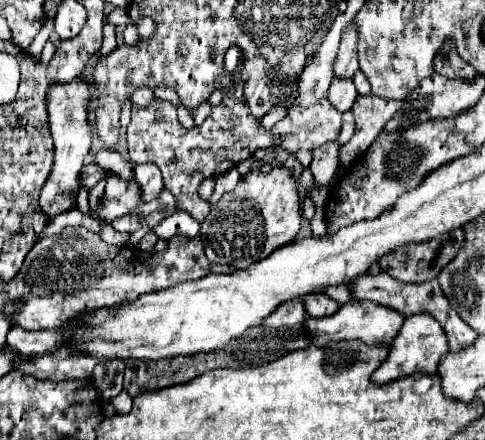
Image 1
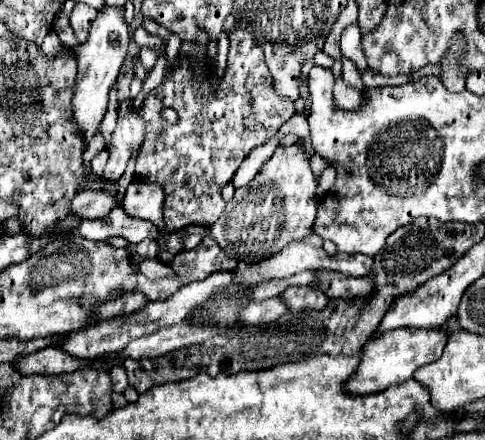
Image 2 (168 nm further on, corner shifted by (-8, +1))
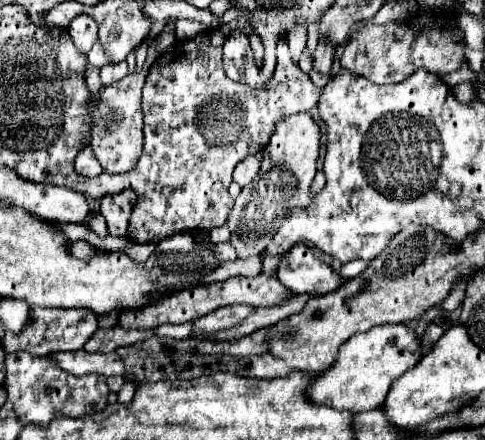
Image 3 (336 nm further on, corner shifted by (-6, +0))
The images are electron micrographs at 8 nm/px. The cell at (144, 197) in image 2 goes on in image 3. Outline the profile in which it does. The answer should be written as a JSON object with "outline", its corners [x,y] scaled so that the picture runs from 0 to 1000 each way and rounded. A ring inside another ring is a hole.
{"outline":[[[256,432],[247,441],[223,441],[210,450],[206,486],[214,491],[214,500],[223,509],[227,536],[260,532],[260,514],[264,514],[264,495],[268,495],[276,455],[280,455],[280,445],[272,441],[272,432]]]}

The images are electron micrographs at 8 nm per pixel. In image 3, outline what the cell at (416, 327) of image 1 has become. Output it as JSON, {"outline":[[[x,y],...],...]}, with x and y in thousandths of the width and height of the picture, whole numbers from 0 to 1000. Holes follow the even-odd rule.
{"outline":[[[784,741],[779,750],[759,750],[755,759],[730,759],[718,777],[697,791],[693,823],[631,882],[631,905],[652,918],[680,923],[689,932],[755,936],[784,927],[804,873],[825,859],[837,841],[854,836],[866,818],[866,782],[858,755],[829,741]]]}

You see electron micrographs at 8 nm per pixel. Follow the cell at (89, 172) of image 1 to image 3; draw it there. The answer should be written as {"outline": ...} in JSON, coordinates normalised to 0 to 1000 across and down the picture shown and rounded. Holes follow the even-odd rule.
{"outline":[[[268,164],[243,186],[210,195],[202,214],[186,223],[190,250],[190,282],[186,282],[186,323],[194,355],[202,359],[206,377],[227,395],[252,395],[280,377],[289,345],[293,345],[293,241],[289,241],[289,209],[297,195],[301,168]]]}

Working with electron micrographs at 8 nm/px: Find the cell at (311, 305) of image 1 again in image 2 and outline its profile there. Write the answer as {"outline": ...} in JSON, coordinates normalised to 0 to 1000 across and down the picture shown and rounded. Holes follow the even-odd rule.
{"outline":[[[594,652],[581,675],[606,707],[660,707],[680,689],[676,670],[647,652]]]}

